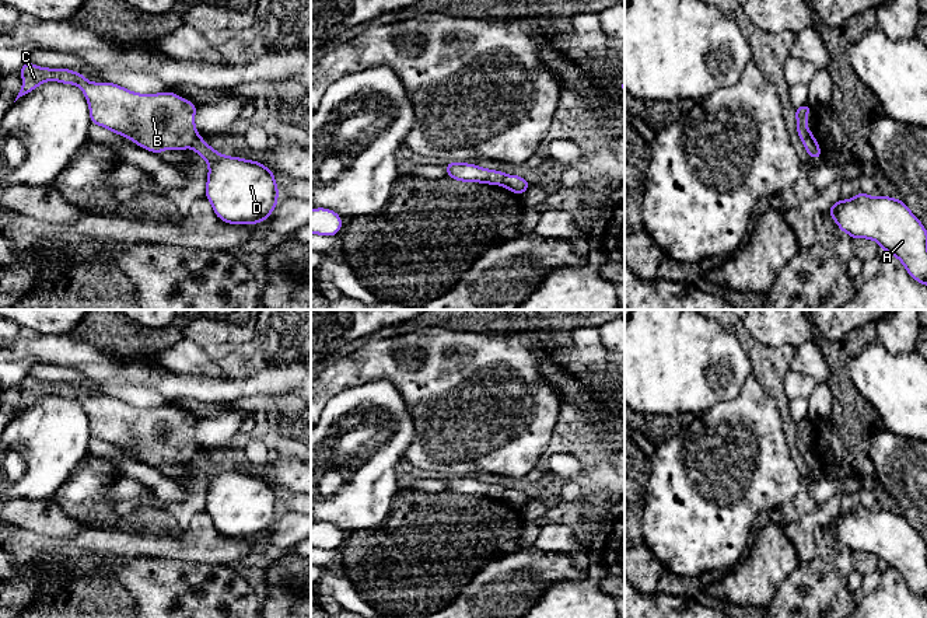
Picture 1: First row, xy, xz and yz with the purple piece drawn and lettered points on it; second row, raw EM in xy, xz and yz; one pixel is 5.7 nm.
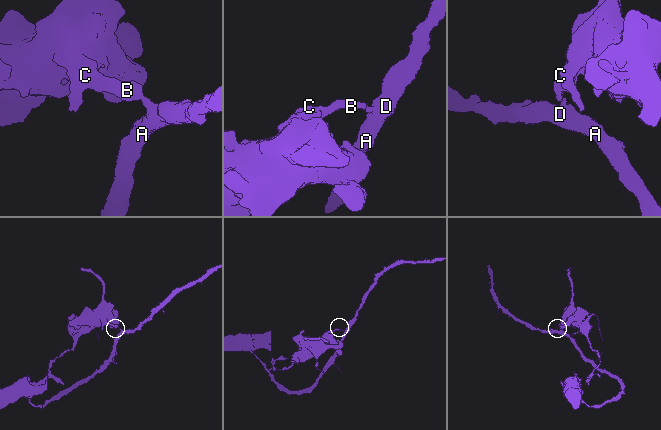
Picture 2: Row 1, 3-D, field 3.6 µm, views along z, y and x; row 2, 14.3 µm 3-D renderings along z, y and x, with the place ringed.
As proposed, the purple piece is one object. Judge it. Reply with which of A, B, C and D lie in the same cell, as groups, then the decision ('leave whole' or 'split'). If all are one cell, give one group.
A D / B C; split

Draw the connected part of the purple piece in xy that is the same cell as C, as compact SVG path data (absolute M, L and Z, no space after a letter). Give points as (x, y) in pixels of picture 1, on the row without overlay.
M25 376L24 392L15 415L45 395L78 399L90 420L91 437L133 454L137 460L160 468L167 462L185 464L199 450L195 441L196 419L169 405L136 408L113 397L90 397L69 383L46 383Z

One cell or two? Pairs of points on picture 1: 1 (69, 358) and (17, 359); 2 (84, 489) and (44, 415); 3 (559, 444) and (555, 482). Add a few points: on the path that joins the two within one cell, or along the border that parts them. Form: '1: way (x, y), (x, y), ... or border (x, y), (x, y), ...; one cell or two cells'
1: way (56, 353), (30, 353); one cell
2: border (70, 477), (52, 496); two cells
3: way (549, 453), (544, 461), (545, 474); one cell

